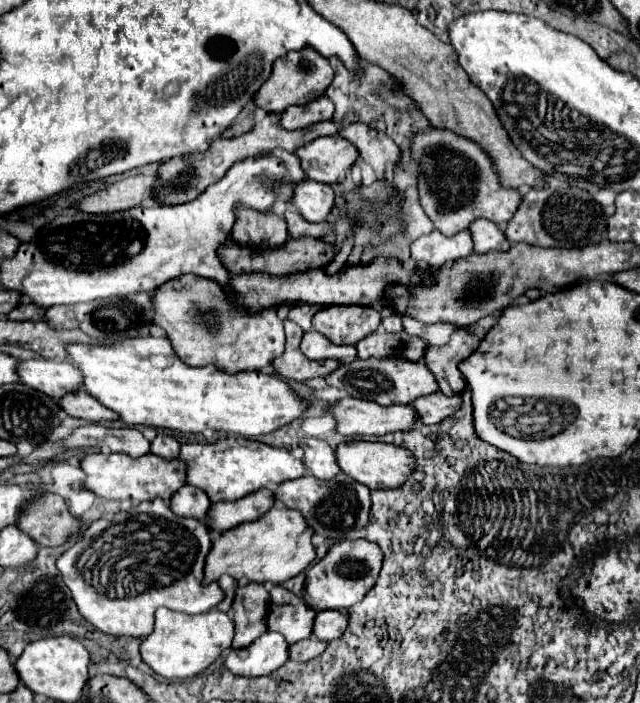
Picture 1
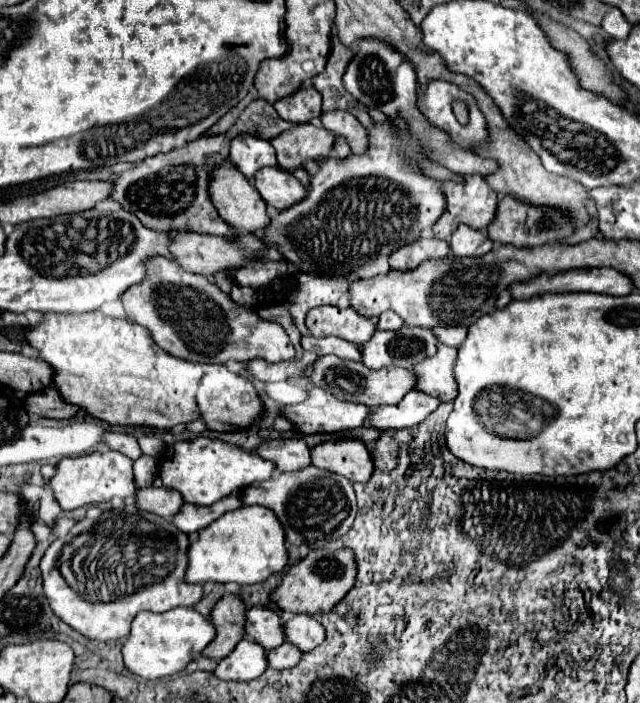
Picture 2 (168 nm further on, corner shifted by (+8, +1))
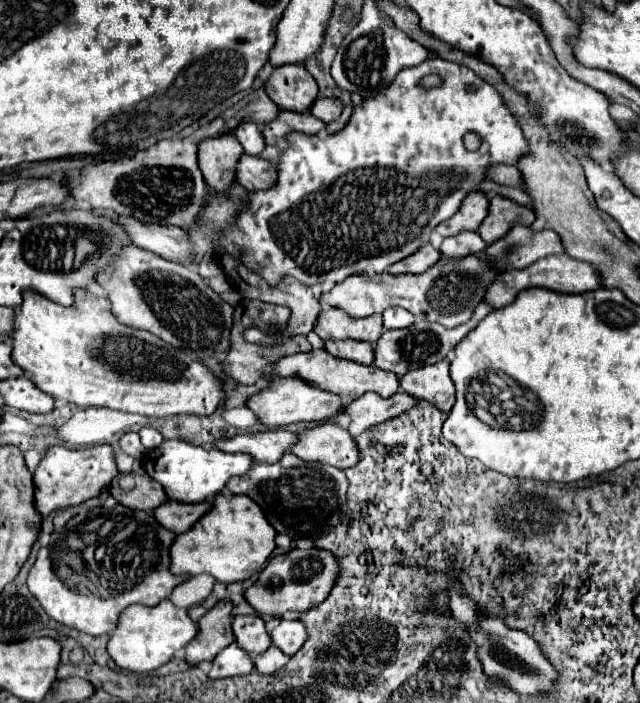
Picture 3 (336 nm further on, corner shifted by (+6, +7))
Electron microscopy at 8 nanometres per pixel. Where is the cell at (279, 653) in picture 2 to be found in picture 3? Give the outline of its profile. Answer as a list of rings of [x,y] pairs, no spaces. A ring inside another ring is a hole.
[[[271,645],[265,653],[253,657],[253,667],[261,675],[271,675],[271,673],[279,671],[287,661],[289,661],[289,657],[285,653],[279,653],[279,649],[275,645]]]

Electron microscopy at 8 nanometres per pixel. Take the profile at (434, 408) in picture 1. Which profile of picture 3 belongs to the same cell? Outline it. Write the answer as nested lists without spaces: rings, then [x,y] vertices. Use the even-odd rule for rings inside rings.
[[[397,391],[389,399],[383,399],[375,393],[363,393],[361,397],[357,397],[355,401],[343,407],[343,413],[351,417],[351,425],[349,425],[351,437],[357,437],[365,429],[379,425],[391,417],[397,417],[399,413],[415,405],[415,401],[417,401],[415,397],[401,391]]]

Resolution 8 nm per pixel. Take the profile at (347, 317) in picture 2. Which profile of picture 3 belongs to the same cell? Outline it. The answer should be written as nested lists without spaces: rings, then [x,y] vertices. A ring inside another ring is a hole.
[[[339,309],[321,311],[317,325],[313,329],[323,341],[327,339],[355,339],[355,341],[379,341],[383,333],[381,315],[371,315],[367,319],[353,319]]]

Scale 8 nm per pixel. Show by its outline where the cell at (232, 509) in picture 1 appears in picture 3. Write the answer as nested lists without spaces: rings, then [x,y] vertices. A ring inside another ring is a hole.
[[[165,501],[153,511],[155,521],[165,529],[171,529],[175,535],[185,533],[195,521],[199,521],[209,511],[209,503],[179,503],[179,501]]]

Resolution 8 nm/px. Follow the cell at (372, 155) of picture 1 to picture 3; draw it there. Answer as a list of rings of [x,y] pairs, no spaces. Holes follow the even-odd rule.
[[[329,97],[329,99],[317,99],[315,105],[311,105],[309,111],[313,113],[313,117],[321,119],[323,123],[329,123],[329,121],[333,121],[335,117],[341,115],[341,101],[335,99],[335,97]]]

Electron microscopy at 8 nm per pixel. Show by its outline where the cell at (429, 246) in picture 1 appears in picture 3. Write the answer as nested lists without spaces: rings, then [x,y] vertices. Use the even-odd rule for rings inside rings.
[[[423,245],[419,251],[415,251],[411,257],[405,257],[403,261],[395,263],[389,267],[391,275],[401,275],[401,273],[423,273],[427,271],[433,263],[439,261],[439,251],[433,249],[431,245]]]

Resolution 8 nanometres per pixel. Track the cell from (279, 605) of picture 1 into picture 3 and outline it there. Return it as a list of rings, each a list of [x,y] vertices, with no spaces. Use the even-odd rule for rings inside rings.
[[[239,615],[233,619],[235,643],[247,653],[263,653],[271,645],[271,637],[265,631],[265,623],[259,615]]]

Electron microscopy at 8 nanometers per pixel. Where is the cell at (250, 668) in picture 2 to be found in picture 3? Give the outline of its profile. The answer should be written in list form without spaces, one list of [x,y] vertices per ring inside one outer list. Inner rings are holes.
[[[233,643],[213,659],[213,667],[209,671],[209,677],[211,679],[223,679],[223,677],[247,675],[251,671],[253,671],[251,657]]]

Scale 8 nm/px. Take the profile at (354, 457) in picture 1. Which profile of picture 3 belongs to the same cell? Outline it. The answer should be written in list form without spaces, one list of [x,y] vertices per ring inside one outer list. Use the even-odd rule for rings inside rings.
[[[335,423],[315,425],[297,433],[299,441],[289,449],[299,459],[319,461],[337,469],[347,469],[359,461],[359,449],[347,429]]]

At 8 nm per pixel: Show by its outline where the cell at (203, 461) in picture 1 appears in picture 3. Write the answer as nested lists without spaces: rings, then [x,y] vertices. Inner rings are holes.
[[[181,439],[163,441],[159,447],[147,451],[147,455],[143,457],[143,469],[151,479],[163,485],[167,499],[183,503],[201,503],[211,499],[225,487],[231,477],[247,473],[251,465],[253,459],[245,453],[223,453],[219,449],[203,449]]]

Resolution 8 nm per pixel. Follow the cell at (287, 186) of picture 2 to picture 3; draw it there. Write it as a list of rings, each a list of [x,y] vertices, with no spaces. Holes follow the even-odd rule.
[[[247,153],[243,159],[239,159],[239,165],[235,169],[235,181],[247,191],[269,189],[275,185],[275,179],[275,167],[269,161],[261,157],[251,157]]]

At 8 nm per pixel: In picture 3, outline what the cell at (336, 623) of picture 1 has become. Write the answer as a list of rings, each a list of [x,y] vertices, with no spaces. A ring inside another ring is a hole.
[[[281,619],[279,625],[271,633],[273,645],[279,647],[287,655],[297,653],[297,649],[305,643],[305,639],[307,639],[307,631],[305,631],[305,627],[303,627],[301,621]]]

